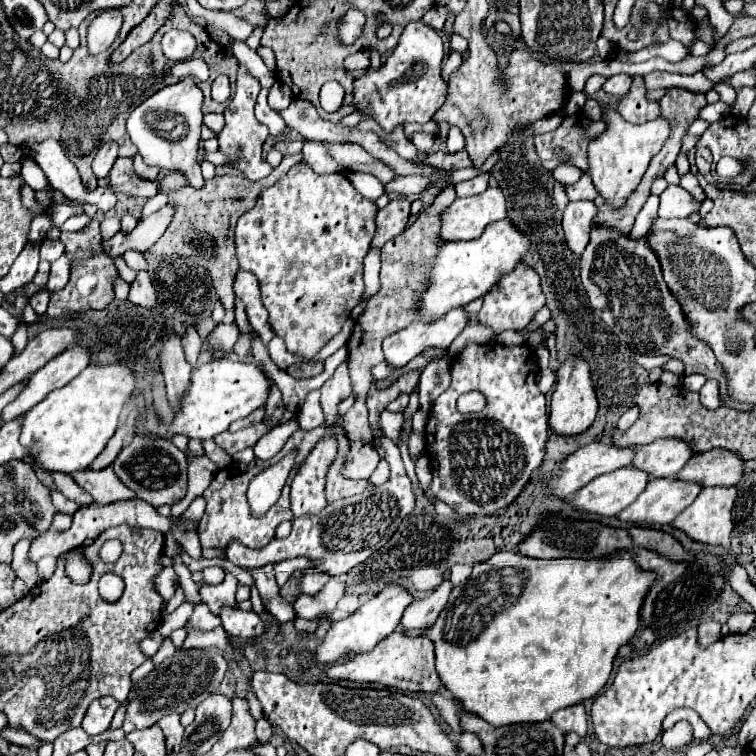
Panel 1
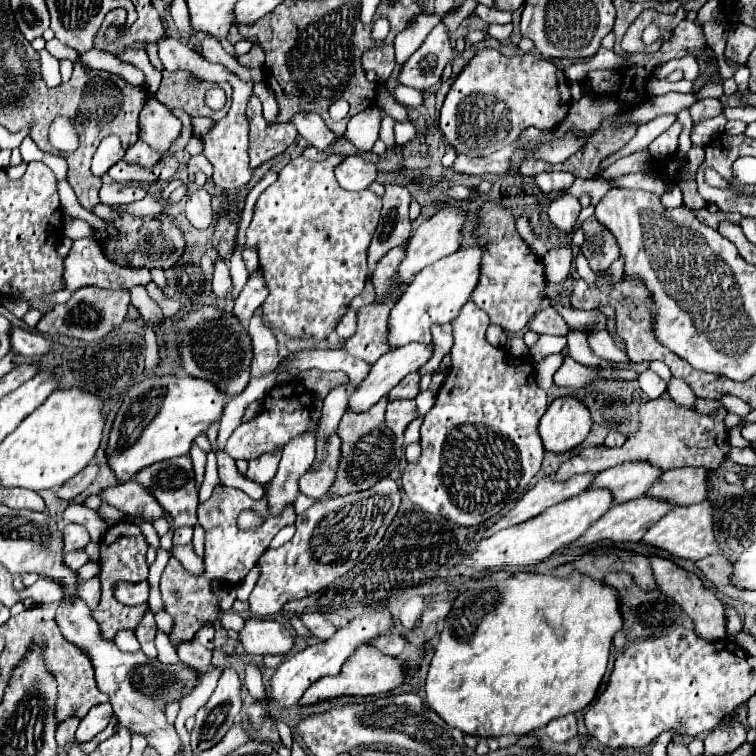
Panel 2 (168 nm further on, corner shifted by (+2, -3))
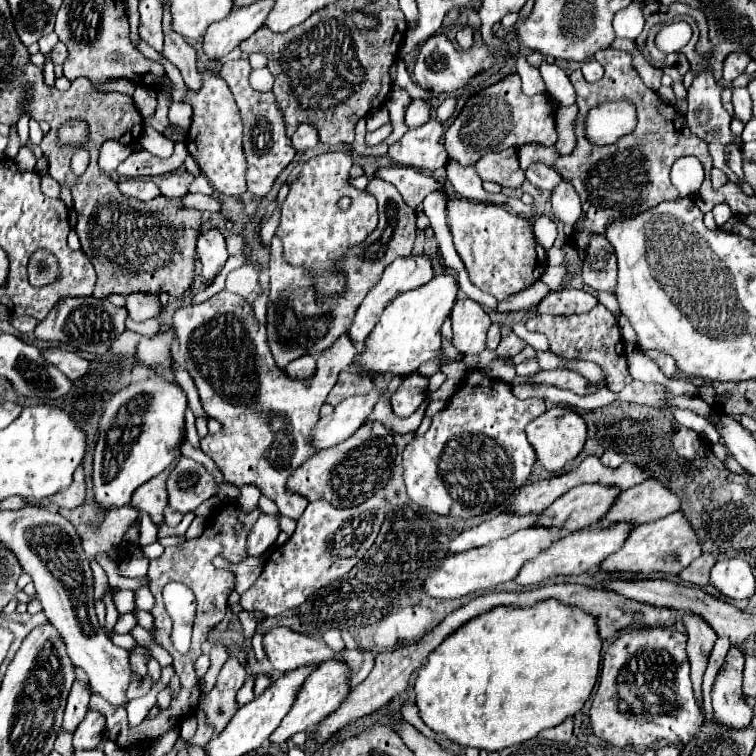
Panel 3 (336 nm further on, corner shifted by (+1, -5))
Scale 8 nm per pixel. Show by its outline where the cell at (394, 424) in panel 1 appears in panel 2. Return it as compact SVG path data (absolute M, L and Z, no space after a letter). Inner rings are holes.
M394 399L388 401L388 409L386 409L386 427L396 435L402 437L406 425L416 419L416 403L414 399Z

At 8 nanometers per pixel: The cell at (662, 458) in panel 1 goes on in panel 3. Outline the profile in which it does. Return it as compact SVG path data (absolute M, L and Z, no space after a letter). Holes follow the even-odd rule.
M601 483L579 485L551 503L535 525L555 525L563 527L567 533L579 531L583 527L599 523L599 519L607 515L611 503L615 503L615 495L619 493L619 487L603 487Z

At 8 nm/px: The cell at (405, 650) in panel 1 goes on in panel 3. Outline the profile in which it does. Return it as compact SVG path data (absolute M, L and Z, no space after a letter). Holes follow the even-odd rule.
M335 659L335 663L323 663L315 673L311 673L307 677L305 685L301 687L301 691L297 695L297 701L293 703L291 711L285 715L281 725L271 735L271 741L283 743L299 731L317 727L319 721L323 721L327 715L331 715L331 711L335 711L335 707L339 707L339 703L343 703L343 699L347 699L349 691L351 691L351 687L347 683L347 663L339 663L339 659Z

